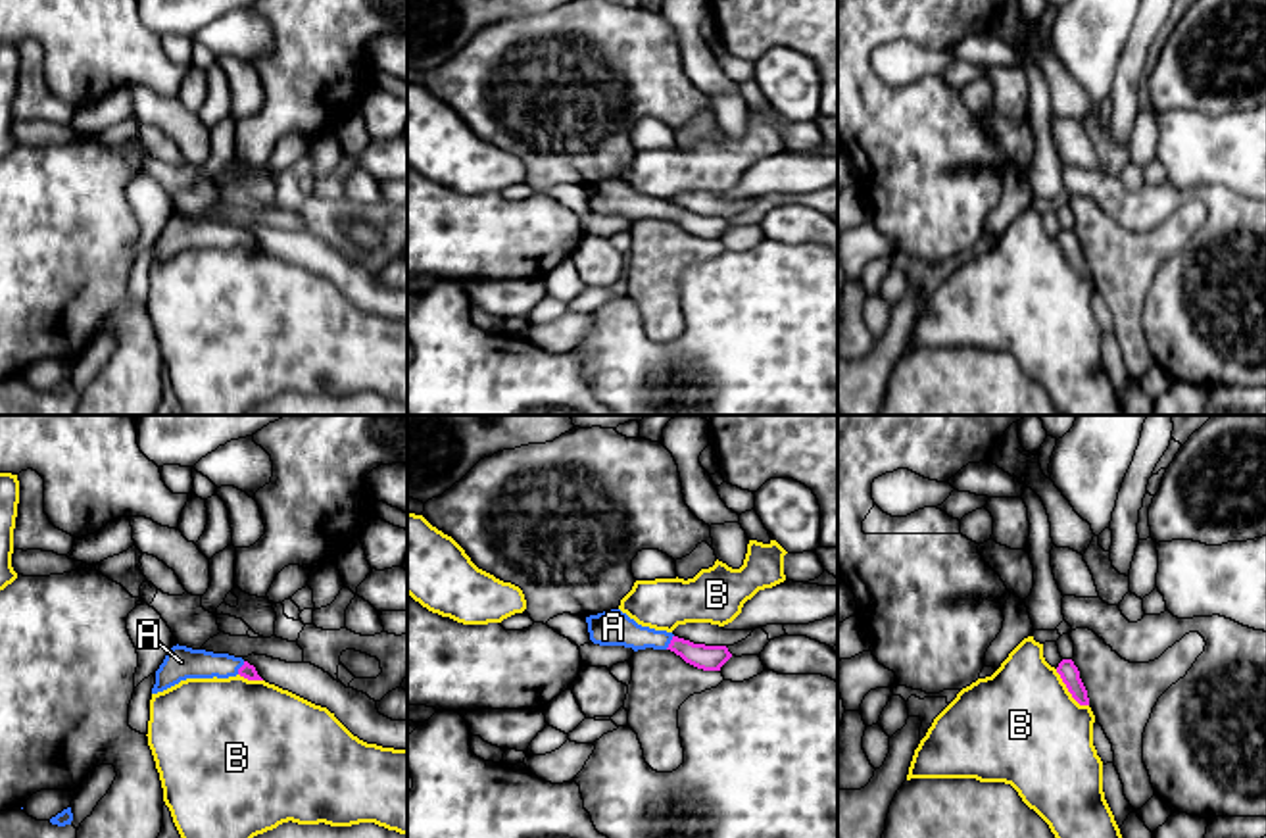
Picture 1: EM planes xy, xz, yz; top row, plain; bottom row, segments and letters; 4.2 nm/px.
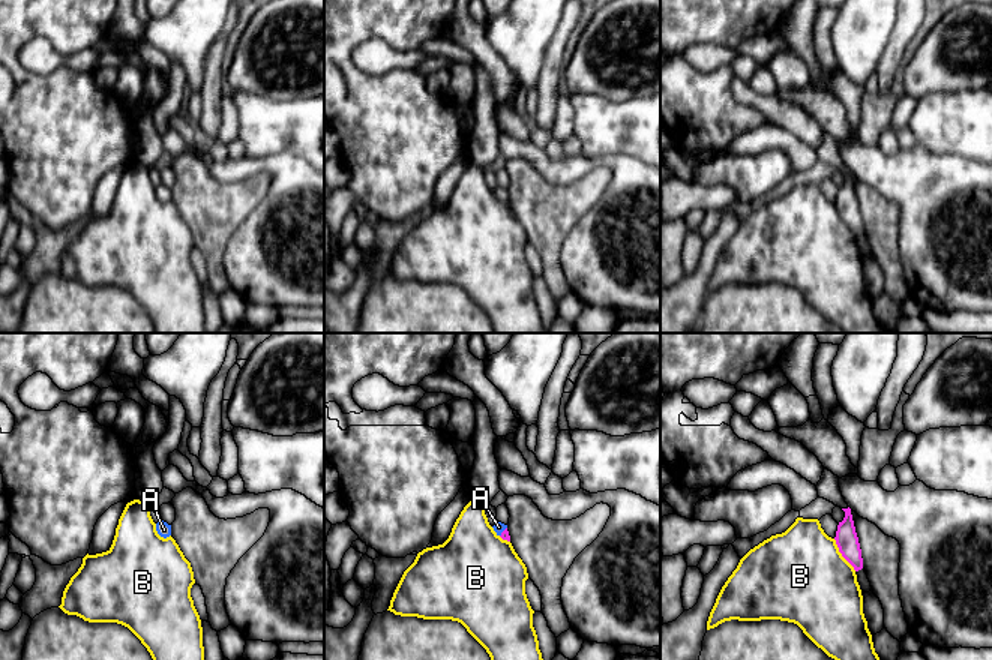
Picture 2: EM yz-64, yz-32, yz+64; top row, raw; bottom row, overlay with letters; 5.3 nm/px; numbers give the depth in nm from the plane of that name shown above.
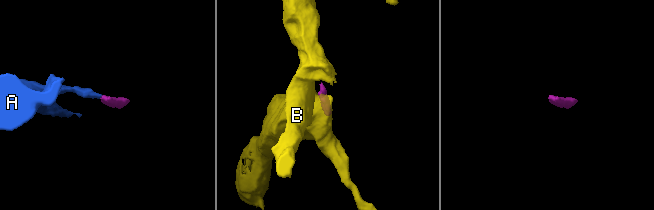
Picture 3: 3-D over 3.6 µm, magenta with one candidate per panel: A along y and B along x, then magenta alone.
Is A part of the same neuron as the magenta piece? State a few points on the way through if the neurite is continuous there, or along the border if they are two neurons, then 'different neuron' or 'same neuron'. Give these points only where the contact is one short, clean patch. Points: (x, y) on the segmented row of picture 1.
across xz (709, 658), (671, 642), (634, 637), (613, 627) | same neuron

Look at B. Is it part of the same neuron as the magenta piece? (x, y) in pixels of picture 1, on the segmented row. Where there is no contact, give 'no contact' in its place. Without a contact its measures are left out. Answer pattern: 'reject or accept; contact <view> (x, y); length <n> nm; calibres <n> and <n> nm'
reject; contact yz (1069, 690); length 220 nm; calibres 80 and 480 nm

